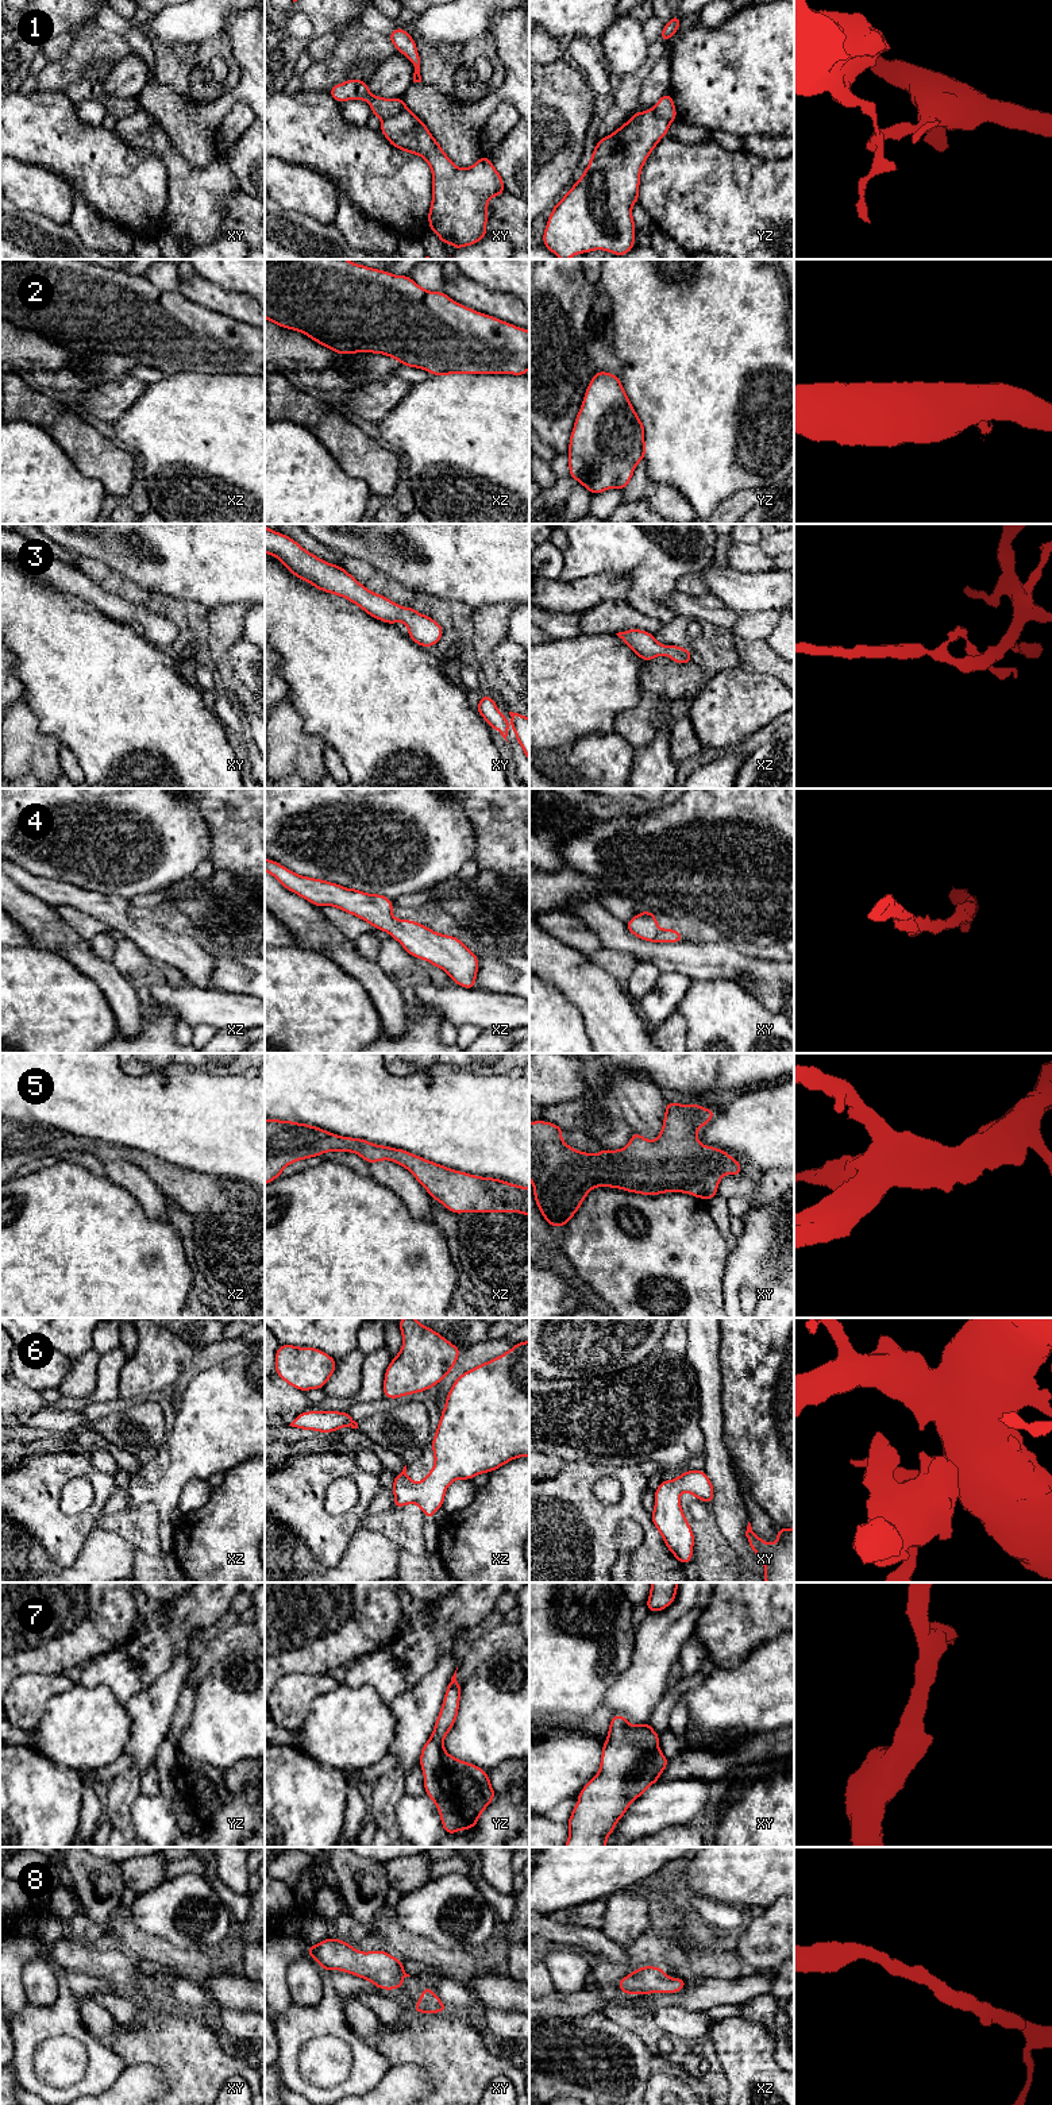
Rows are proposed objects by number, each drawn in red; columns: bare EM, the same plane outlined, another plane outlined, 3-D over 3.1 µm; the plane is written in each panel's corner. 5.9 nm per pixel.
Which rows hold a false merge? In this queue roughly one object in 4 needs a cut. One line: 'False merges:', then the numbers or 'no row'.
False merges: 1, 2

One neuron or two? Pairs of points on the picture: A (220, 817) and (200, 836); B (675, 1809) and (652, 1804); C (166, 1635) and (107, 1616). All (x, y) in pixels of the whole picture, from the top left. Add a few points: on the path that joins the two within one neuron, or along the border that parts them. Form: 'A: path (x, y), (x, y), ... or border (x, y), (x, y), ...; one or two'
A: border (192, 802), (207, 824), (211, 858); two
B: path (670, 1804), (658, 1804); one
C: border (141, 1619), (137, 1630), (124, 1642), (114, 1646); two

